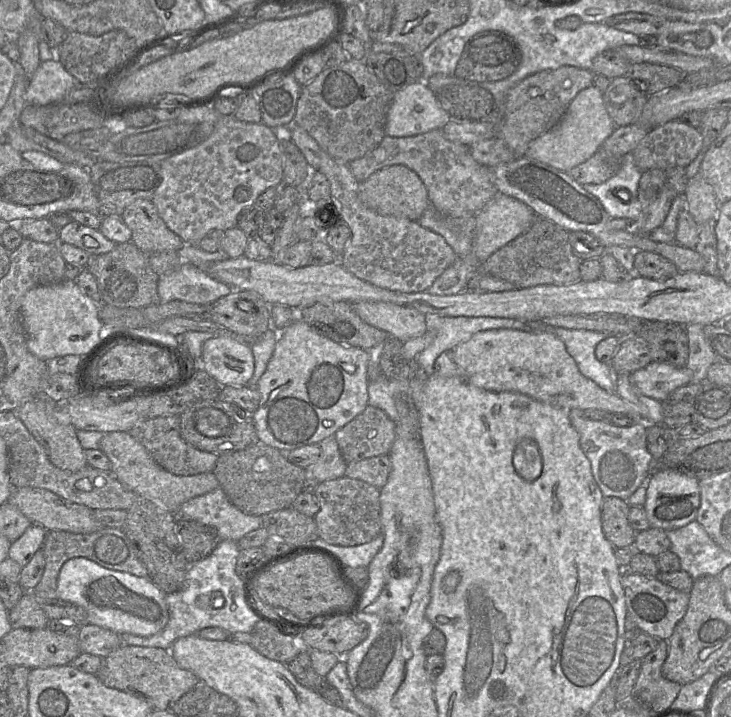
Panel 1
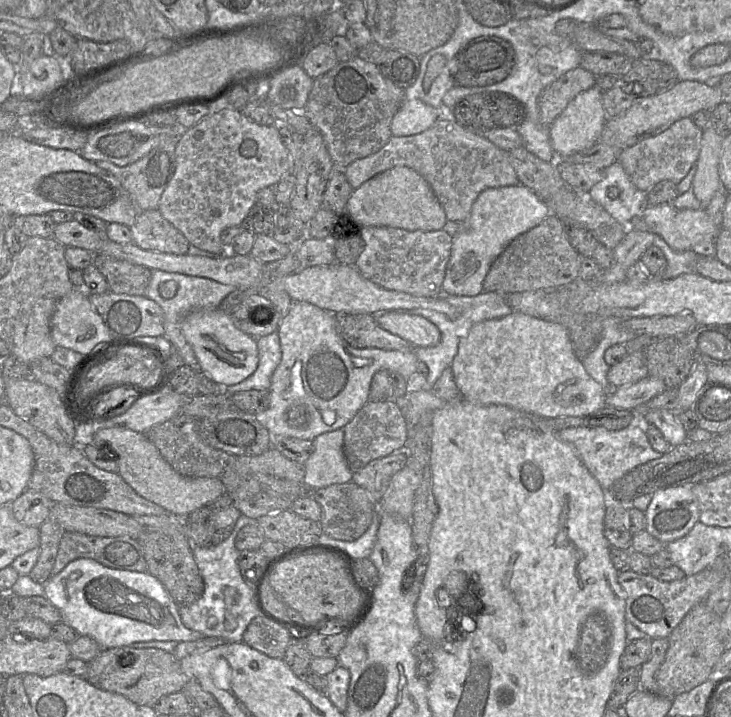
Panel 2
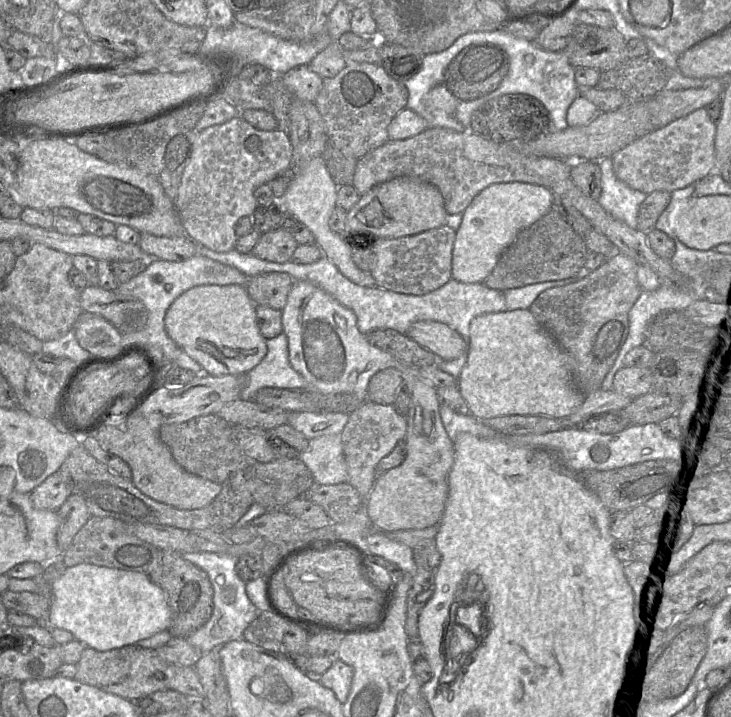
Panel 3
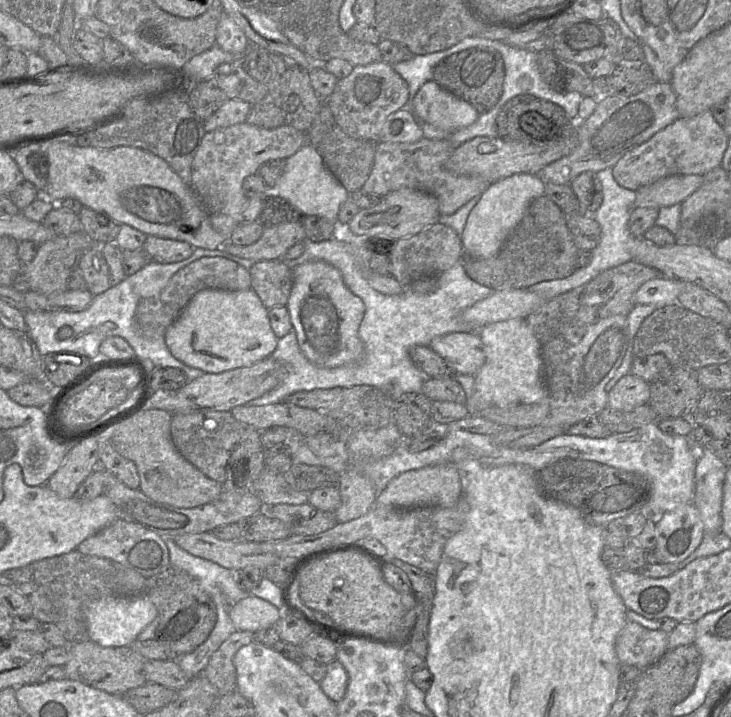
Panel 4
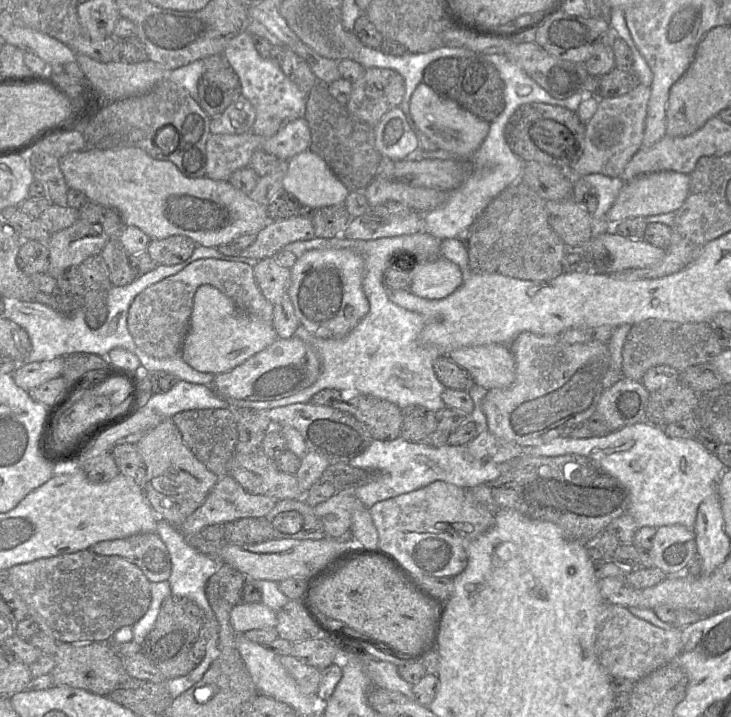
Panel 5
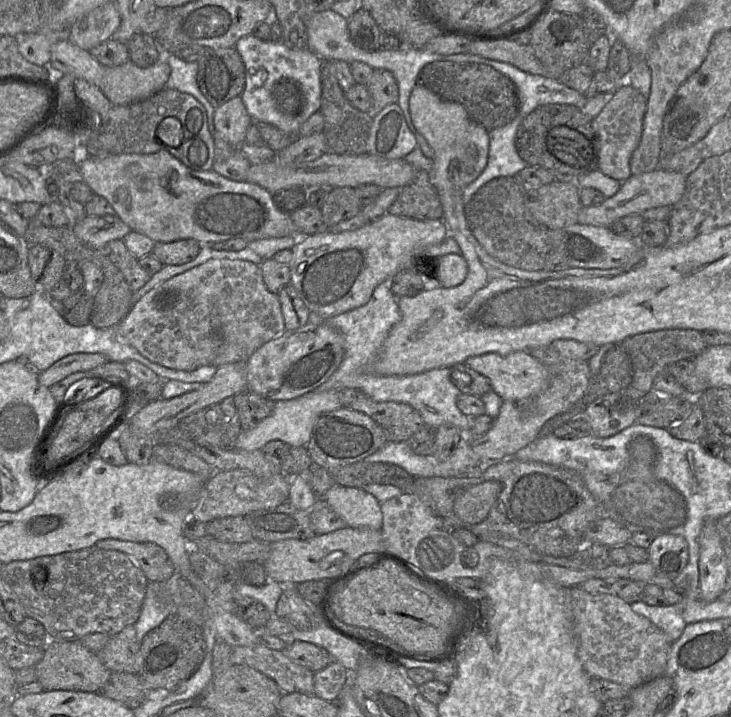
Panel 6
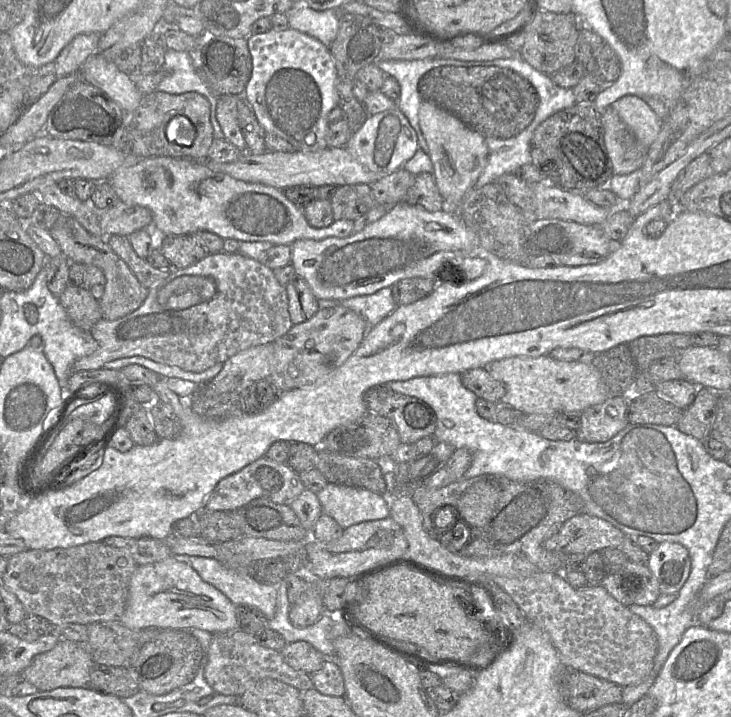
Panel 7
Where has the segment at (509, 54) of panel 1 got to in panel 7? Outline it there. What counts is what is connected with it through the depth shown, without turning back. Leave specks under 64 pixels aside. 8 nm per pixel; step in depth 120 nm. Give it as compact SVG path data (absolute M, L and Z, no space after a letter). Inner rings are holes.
M442 66L429 70L419 79L418 90L423 99L448 111L459 118L467 126L482 134L484 137L509 139L530 129L535 124L537 107L542 103L542 96L537 93L532 84L511 69L496 66Z

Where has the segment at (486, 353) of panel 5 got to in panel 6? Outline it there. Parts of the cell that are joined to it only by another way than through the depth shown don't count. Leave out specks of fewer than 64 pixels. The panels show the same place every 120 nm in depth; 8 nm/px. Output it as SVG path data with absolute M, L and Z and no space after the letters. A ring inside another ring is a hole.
M517 351L506 356L487 353L473 356L465 364L485 376L492 390L504 401L517 401L537 395L548 388L550 375L546 368L528 352Z

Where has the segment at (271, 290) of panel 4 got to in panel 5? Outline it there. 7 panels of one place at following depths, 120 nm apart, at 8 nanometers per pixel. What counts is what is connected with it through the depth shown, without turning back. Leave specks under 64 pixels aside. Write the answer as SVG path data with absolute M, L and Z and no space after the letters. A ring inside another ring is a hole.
M264 258L253 267L257 285L272 304L288 294L291 284L291 269L281 266L275 258Z

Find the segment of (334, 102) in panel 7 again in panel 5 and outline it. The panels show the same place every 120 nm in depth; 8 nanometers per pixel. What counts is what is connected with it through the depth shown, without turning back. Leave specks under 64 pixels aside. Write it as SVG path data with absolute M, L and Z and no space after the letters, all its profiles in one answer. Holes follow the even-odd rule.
M245 31L232 38L223 51L231 68L239 77L241 95L250 101L256 112L268 112L286 121L304 117L308 94L301 91L282 71L281 67L270 59L262 58L255 49L251 35Z

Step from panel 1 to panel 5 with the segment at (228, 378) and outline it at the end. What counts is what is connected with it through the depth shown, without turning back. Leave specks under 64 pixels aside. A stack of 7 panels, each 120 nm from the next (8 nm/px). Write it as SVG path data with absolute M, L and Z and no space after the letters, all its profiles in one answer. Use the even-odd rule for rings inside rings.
M206 284L200 286L195 293L190 327L180 356L197 371L219 375L240 366L277 338L272 323L242 311L230 297Z

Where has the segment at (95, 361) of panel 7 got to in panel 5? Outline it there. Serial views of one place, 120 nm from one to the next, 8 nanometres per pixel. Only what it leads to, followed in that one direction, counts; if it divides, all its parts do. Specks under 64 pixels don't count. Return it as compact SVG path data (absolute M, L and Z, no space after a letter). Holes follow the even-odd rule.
M204 258L147 287L135 297L128 310L127 324L136 345L146 354L159 359L180 355L190 327L195 293L200 286L206 284L230 297L242 311L272 323L274 304L260 291L253 267L243 262ZM64 358L19 364L11 374L15 384L25 391L37 387L44 382L62 375Z

